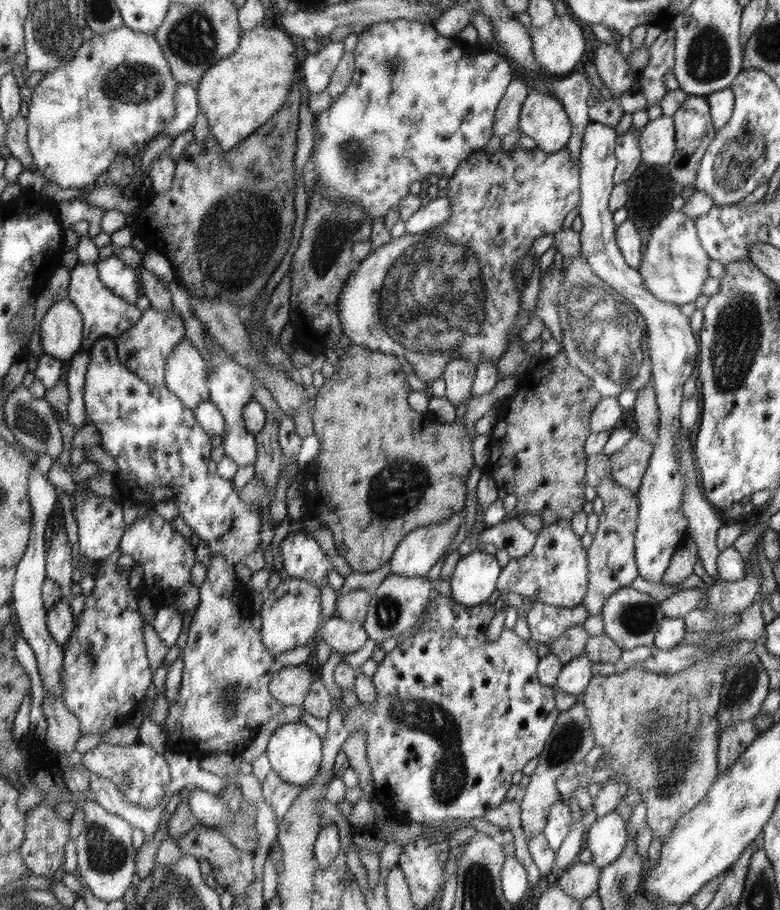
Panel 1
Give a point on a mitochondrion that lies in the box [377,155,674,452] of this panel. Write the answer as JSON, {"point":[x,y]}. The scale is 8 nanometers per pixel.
{"point":[605,336]}

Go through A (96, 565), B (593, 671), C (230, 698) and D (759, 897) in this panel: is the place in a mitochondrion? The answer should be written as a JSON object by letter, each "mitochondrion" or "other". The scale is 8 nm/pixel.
{"A":"other","B":"other","C":"mitochondrion","D":"mitochondrion"}

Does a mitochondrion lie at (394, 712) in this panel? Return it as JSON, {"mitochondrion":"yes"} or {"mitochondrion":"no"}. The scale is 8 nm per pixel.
{"mitochondrion":"yes"}

